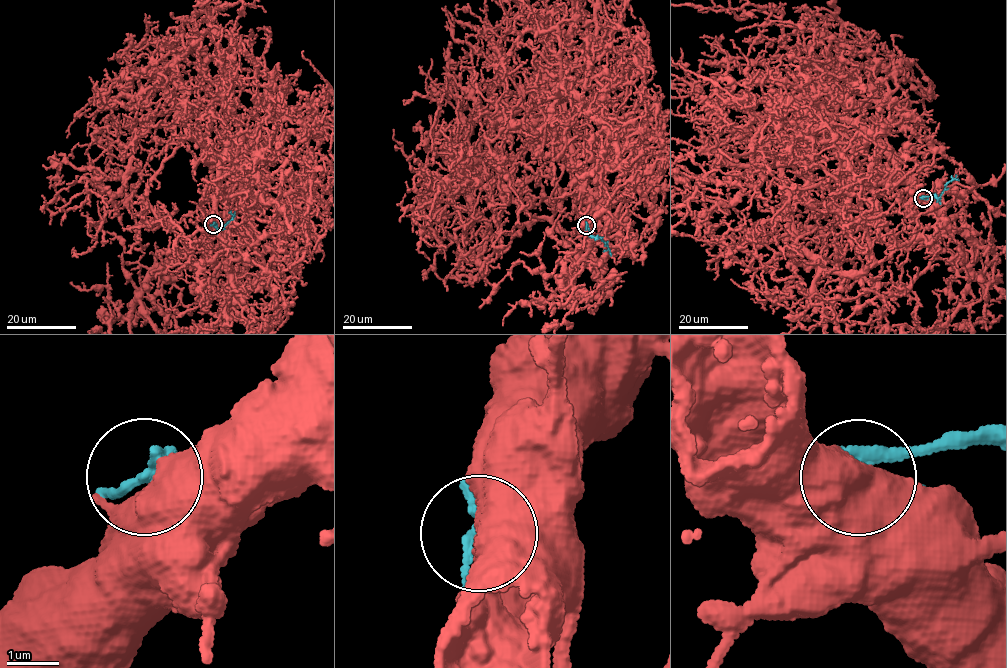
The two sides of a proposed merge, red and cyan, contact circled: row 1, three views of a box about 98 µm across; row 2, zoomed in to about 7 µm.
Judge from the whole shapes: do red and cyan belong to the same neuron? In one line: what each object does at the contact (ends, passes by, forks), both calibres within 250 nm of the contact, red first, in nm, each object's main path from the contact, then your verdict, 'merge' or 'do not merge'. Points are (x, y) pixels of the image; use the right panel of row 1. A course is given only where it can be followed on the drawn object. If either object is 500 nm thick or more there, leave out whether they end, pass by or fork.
calibres 750 and 240 nm; course red (923, 198), (876, 135), (887, 86), (874, 71), (855, 71), (863, 104), (827, 105), (780, 12); course cyan (923, 198), (933, 196), (938, 198), (946, 185), (958, 180); do not merge

